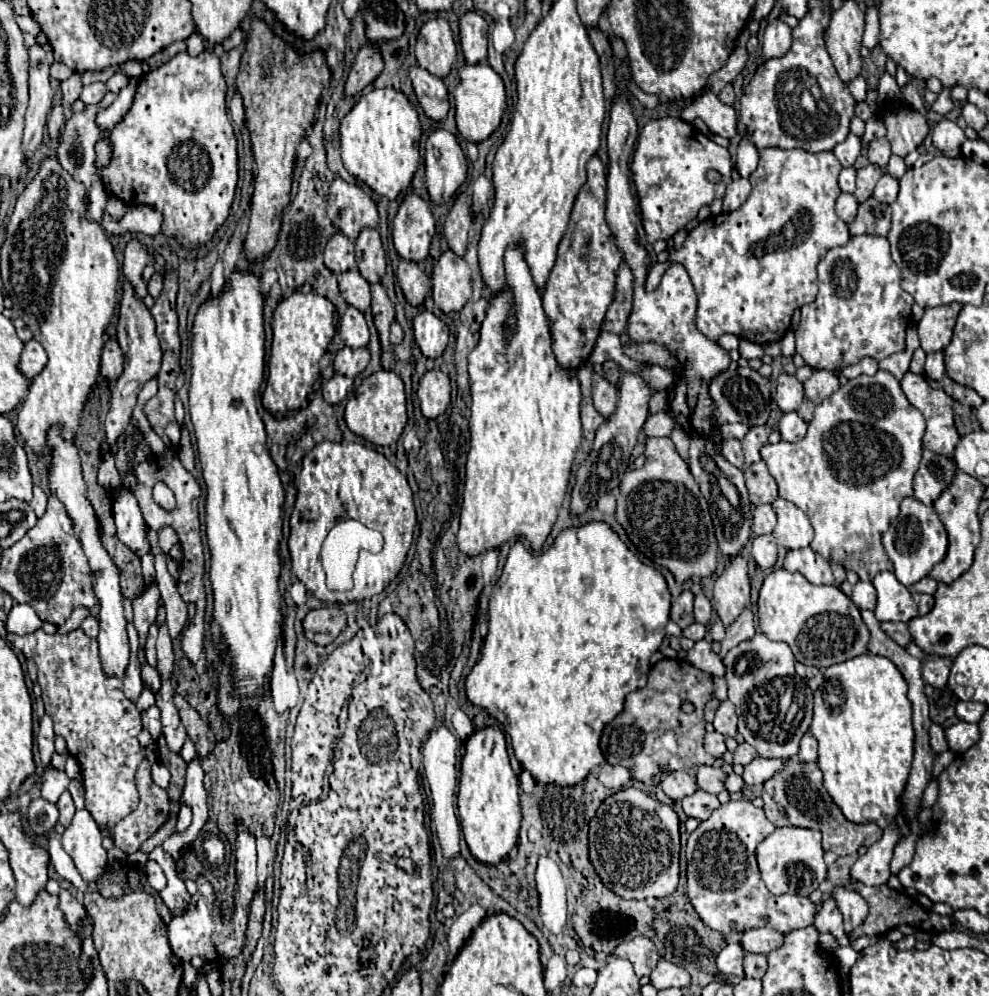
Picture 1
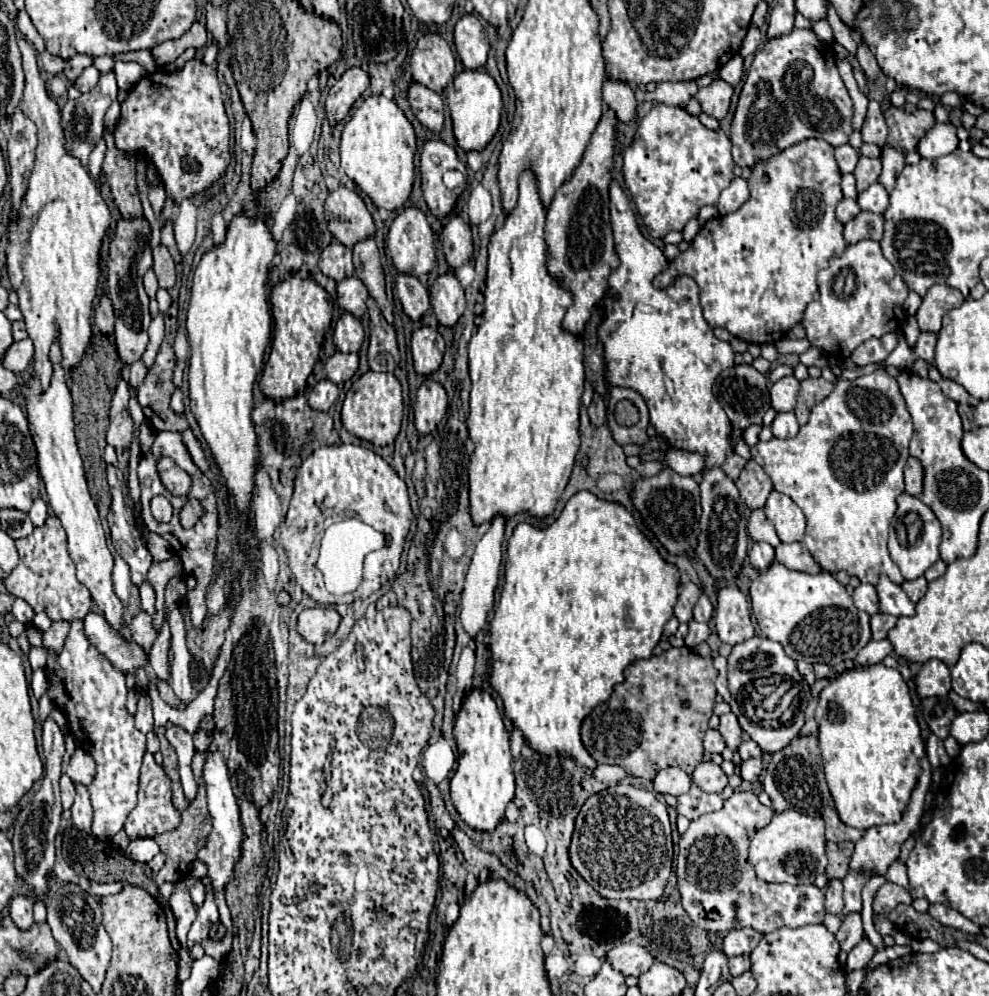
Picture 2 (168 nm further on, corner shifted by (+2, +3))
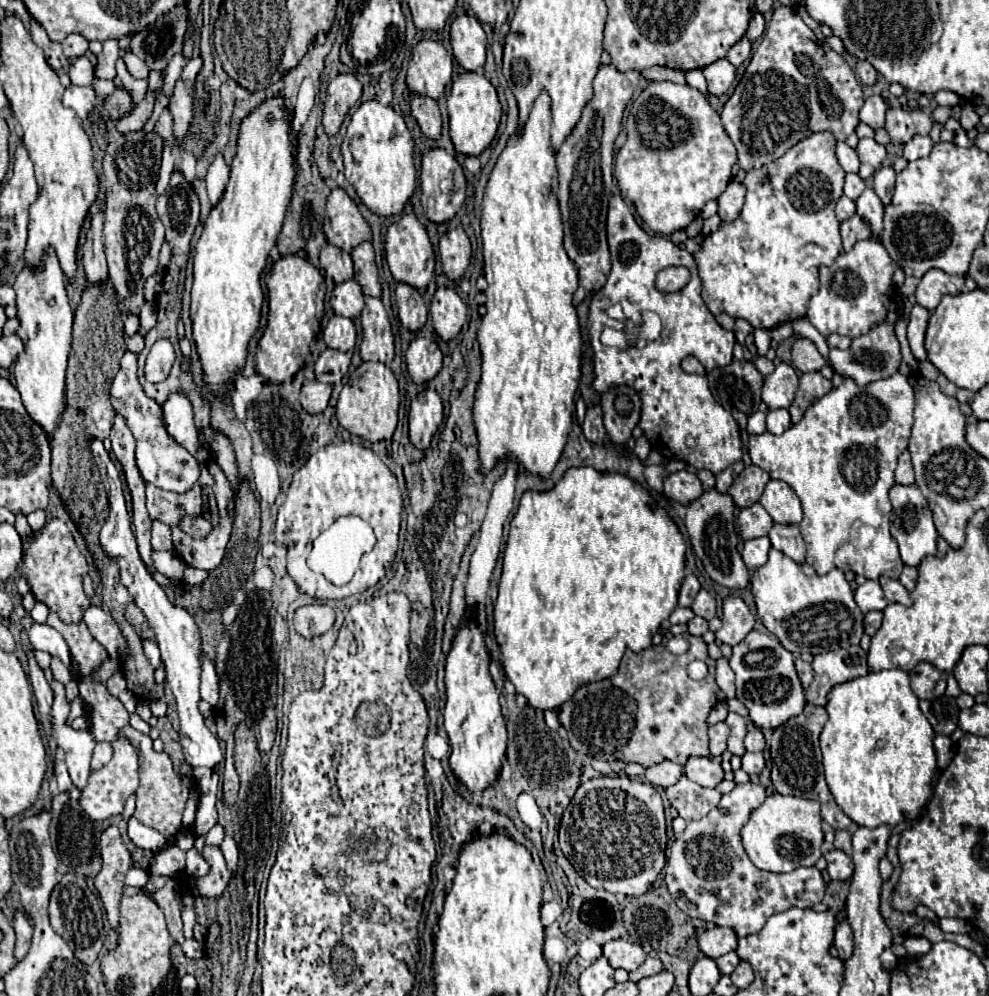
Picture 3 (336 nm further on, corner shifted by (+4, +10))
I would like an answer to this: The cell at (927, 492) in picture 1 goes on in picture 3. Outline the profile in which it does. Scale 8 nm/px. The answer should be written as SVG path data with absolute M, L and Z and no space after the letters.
M904 451L898 459L898 467L896 467L896 483L900 485L914 485L914 467L910 461L908 451Z

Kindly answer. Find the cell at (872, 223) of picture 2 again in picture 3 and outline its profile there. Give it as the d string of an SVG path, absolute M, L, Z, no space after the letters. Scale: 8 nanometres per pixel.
M854 215L854 217L846 219L846 221L840 225L840 235L842 235L844 251L850 251L850 249L854 247L854 243L860 241L860 239L870 239L870 237L874 237L870 225L868 225L860 215Z

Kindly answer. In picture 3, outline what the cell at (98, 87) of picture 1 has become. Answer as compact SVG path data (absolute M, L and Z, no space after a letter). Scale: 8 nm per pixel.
M82 55L82 57L78 57L78 59L72 61L68 75L70 75L70 79L72 79L74 85L88 85L88 83L94 81L92 79L92 71L94 71L94 67L92 67L90 59L86 55Z

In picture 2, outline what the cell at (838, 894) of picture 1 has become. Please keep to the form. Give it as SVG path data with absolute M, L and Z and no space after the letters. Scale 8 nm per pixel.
M858 912L848 914L842 918L842 926L836 932L836 940L840 944L840 950L850 952L860 940L864 938L864 928L862 928L862 918Z

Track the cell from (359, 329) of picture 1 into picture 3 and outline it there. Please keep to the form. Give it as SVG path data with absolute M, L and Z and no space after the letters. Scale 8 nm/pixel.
M334 315L324 327L324 341L328 347L338 351L352 351L356 343L356 327L352 319Z

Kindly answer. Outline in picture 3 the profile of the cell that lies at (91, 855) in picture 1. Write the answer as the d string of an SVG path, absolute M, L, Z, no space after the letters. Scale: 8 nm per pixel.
M52 681L50 687L54 691L54 705L52 705L54 737L66 753L66 765L68 765L68 773L72 777L72 783L76 785L76 789L82 791L88 783L86 781L90 775L88 763L90 763L90 755L92 755L96 741L92 739L92 733L88 729L76 731L66 723L70 713L70 703L66 701L64 685L58 681Z

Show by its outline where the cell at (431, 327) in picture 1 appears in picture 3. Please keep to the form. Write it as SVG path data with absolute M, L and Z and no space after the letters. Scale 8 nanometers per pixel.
M414 337L404 357L414 383L426 383L442 369L442 351L432 337Z

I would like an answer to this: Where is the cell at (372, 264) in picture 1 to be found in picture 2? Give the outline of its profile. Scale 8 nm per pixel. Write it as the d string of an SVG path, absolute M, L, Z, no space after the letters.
M372 238L358 242L354 248L354 268L356 268L356 276L362 280L362 284L368 288L370 296L378 302L378 308L382 310L384 318L392 324L392 306L386 300L386 292L384 292L384 272L382 272L382 264L380 264L380 254L376 248L376 242Z

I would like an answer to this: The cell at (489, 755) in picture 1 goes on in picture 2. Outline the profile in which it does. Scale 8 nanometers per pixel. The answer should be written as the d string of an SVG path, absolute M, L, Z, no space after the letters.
M472 688L460 704L460 710L454 716L454 740L458 748L458 766L454 776L450 778L450 794L452 802L458 810L458 814L476 830L494 830L496 824L504 818L504 810L508 802L514 798L514 772L512 772L512 754L510 754L510 742L508 732L504 728L502 716L498 712L498 706L494 698L486 690Z

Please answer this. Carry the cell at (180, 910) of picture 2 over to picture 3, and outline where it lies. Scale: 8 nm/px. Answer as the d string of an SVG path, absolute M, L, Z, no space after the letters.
M187 939L182 944L182 949L184 949L184 954L191 959L200 959L204 956L204 944L202 946L202 944L195 939Z

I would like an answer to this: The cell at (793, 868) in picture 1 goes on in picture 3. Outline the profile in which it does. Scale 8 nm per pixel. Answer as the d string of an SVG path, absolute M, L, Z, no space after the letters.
M772 795L768 797L752 815L750 821L742 829L742 843L744 849L750 857L750 861L762 869L762 871L772 871L772 873L790 873L798 867L814 867L816 861L822 857L820 847L822 847L824 835L822 835L822 819L820 819L820 805L812 803L808 799L796 799L796 797L784 797L784 795Z

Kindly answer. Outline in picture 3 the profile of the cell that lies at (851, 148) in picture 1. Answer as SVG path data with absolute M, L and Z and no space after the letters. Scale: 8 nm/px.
M838 141L836 145L836 157L838 157L838 163L842 165L842 169L846 173L856 173L858 171L858 155L852 147L848 147L844 141Z

